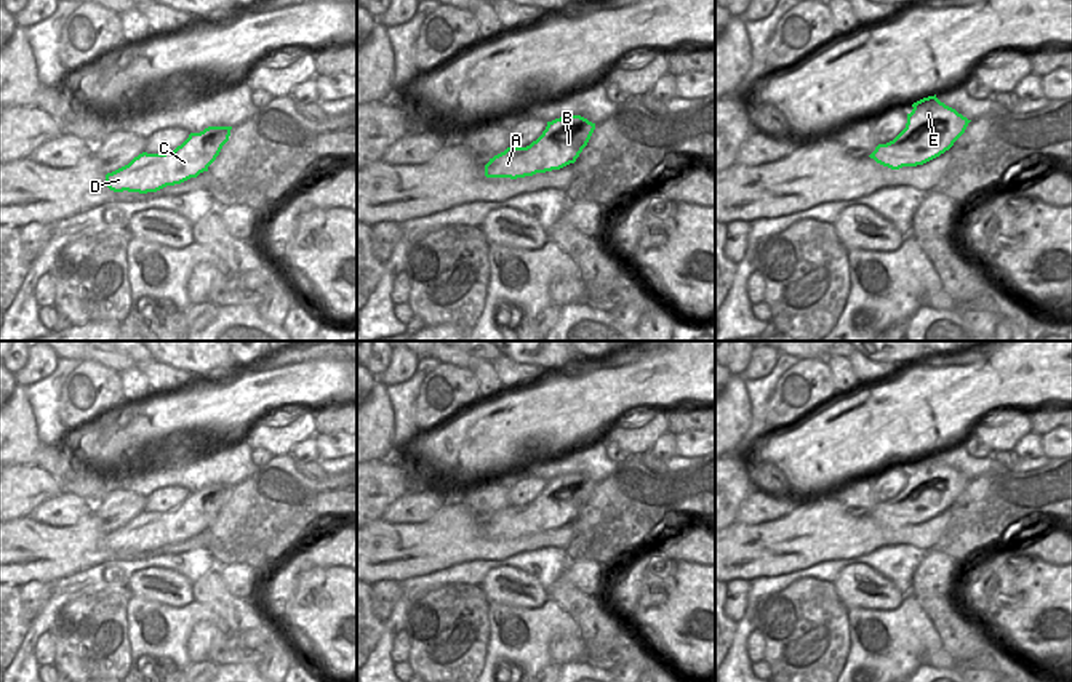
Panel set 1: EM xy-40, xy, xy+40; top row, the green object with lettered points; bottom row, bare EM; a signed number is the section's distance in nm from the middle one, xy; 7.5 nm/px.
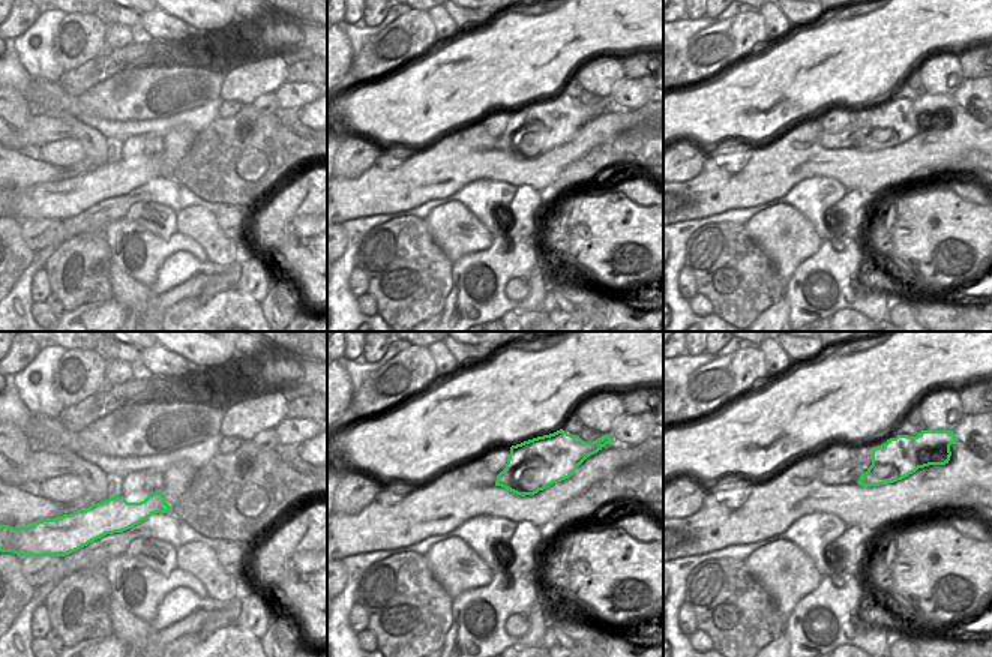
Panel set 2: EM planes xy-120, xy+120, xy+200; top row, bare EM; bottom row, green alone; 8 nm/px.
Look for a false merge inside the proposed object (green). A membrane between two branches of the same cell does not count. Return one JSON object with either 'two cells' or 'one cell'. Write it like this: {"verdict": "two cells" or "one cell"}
{"verdict": "one cell"}

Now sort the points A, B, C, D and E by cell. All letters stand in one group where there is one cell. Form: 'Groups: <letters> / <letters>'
Groups: A B C D E

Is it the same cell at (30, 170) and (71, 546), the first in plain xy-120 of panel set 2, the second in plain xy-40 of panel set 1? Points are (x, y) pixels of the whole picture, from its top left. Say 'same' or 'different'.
same

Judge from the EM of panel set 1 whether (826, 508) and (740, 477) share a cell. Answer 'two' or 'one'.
two

